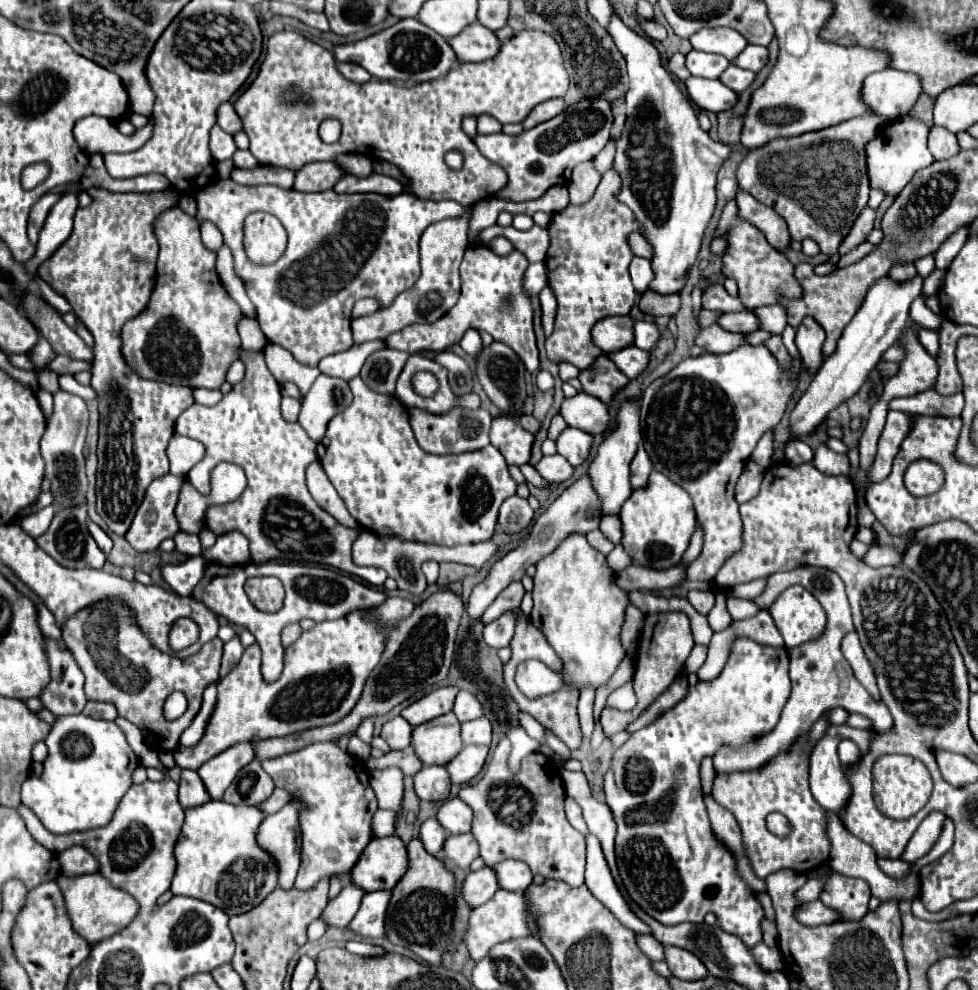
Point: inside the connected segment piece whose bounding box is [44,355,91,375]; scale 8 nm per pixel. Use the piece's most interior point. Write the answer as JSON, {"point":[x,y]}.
{"point":[61,364]}

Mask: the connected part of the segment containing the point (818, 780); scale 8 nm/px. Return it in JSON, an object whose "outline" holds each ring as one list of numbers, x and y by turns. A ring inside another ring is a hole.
{"outline":[[842,725,842,727,828,727,828,733,818,741,818,745,814,747,814,753,810,757,810,791,814,795,814,799,826,809,826,811,832,811,834,815,840,817,840,813,846,809,848,801,850,801,850,795,852,795,852,785,850,781,846,779,846,773,844,773,844,765,840,763,838,755,836,755,836,747,838,747,838,741,842,737,853,736,853,741,858,745,862,756,869,752,869,746,872,738,871,732,864,729,855,729,848,725]]}

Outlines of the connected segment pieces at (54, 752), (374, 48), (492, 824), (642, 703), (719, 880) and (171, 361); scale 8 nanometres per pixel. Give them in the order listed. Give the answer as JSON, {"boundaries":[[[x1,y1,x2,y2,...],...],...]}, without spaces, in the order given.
{"boundaries":[[[80,713,80,715,64,715,64,717,58,719,56,725,52,727,52,731,50,731,50,735,48,735,48,739,46,739,46,745,48,745,48,759,44,761,44,773,42,773,42,777,30,777,30,779,26,779,22,784,20,792,21,803,28,805,30,811,42,821,42,825,44,825,50,833,54,833,54,835,66,835,66,833,76,833,76,831,88,831,88,829,104,827,104,825,112,819,114,809,118,807,118,803,120,803,120,799,124,797,124,793,130,789,130,785,132,785,132,771,138,767,138,757,136,757,134,751,130,749,126,737,124,737,124,733,122,733,122,729,120,729,114,721,88,719,88,717,82,715,82,713]],[[402,19,396,25,366,37,356,43,348,45,336,45,334,47,336,61,352,61,362,65,370,75,378,79,388,79,388,81,402,81,402,83,422,83,430,81,436,77,446,75,458,61,454,49,450,47,448,39,420,23,418,19]],[[504,737,494,751,494,759,488,761,484,769,484,777,472,779,470,783,462,785,458,793,458,797,466,801,474,811,472,835,480,843,480,857,490,867,506,859,518,859,528,863,534,875,542,875,546,879,558,879,568,883,570,887,582,885,582,865,586,865,586,837,580,831,576,831,564,815,566,793,562,787,560,769,556,769,554,763,542,753,532,753,524,757,522,771,518,775,512,775,506,767,508,753,510,753,510,741]],[[666,611,666,613,648,613,642,629,642,647,636,659,636,673,634,673,634,691,638,697,638,705,628,711,616,711,616,709,604,709,600,715,600,723,604,727,604,733,608,737,624,731,636,717,640,717,642,711,646,711,670,685,672,681,682,673,684,661,688,659,690,651,694,647,692,631,690,631,690,619,682,611]],[[736,637,728,661,714,681,698,681,698,685,690,687,686,699,678,703,678,707,672,707,652,725,632,733,632,739,616,749,612,765,604,775,604,793,618,825,616,861,620,877,630,897,660,923,702,923,706,913,714,913,720,927,738,935,748,947,754,947,762,941,760,923,764,919,764,909,754,897,754,891,740,877,734,855,722,847,722,843,718,843,712,831,702,801,700,763,706,755,716,753,722,745,740,747,750,739,772,731,788,695,790,677,786,647,764,647,748,637]],[[180,207,170,209,170,211,162,213,162,215,156,219,156,235,158,235,158,243,160,243,160,253,158,253,158,263,156,263,154,289,152,289,152,295,150,295,150,301,148,301,146,309,144,309,140,315,136,315,134,319,130,319,130,321,124,325,124,329,122,329,122,341,124,341,122,353,124,353,124,359,128,361,128,365,130,365,138,375,148,377,148,379,158,379,158,381,162,379,164,383,188,385,188,387,194,387,194,389,198,389,198,387,218,389,218,387,226,381,226,371,228,371,228,367,230,367,236,359,240,359,240,345,242,345,242,343,240,343,240,335,238,335,238,329,236,329,236,327,238,327,238,321,240,321,242,317,246,317,246,315,244,315,244,311,238,307,238,303,236,303,234,299,230,299,230,295,226,293,226,289,224,289,224,285,222,285,222,281,220,281,220,277,218,277,218,273,216,273,216,253,204,247,204,243,202,243,202,239,200,239,200,227,198,227,198,221,196,221,194,217,186,215]]]}

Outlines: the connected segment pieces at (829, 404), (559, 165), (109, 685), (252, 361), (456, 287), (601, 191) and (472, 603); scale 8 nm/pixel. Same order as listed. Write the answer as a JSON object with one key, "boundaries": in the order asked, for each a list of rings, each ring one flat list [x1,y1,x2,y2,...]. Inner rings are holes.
{"boundaries":[[[890,277,880,279,870,287,870,293,864,299,864,305,854,315,850,325,844,329,838,349,834,355,826,357,820,371,814,375,810,387,802,393,796,407,790,413,790,437,802,437,812,435,828,417,832,409,848,401,868,379,868,375,874,371,876,363,882,359,882,353,898,343,908,329,908,311,912,301,922,295,922,277,914,277,906,283,894,283]],[[582,99,580,103,574,105,574,113,560,113,556,115,554,119,550,121,544,121,540,125,536,125,534,129,528,129,516,137,510,137,510,135,504,135,504,133,496,133,496,135,478,135,474,139,476,147,480,149,482,155,488,155,494,163,502,165,504,171,508,173,508,183,500,189,500,193,496,197,500,199,506,199,506,201,530,201,530,199,538,199,542,197,550,187,554,185,566,185,568,179,570,179,570,173,572,169,582,163,582,161,590,161,594,159,602,149,604,145,608,143,610,139,610,131,612,131,612,121,614,121,614,115,612,115,612,109,610,109,610,103,606,99]],[[102,599,98,603,92,603,84,609,80,609,76,615,72,615,70,619,66,619,62,623,62,639,64,643,68,643,72,655,74,655,74,661,78,663,80,671,84,673,86,677,86,685,84,685,84,691,86,691,86,697,88,699,94,699,94,701,112,701,116,707,118,707,118,715,128,719,130,723,134,723,144,735,144,743,162,753,164,751,172,751,178,747,178,739,182,735,182,731,192,723,192,719,196,717,196,709,200,707,200,701,202,701,202,693,208,685,212,683,218,683,220,679,220,661,222,661,222,641,218,637,214,637,210,643,206,643,196,655,188,657,188,659,178,659,178,657,170,657,162,651,158,651,150,639,146,635,142,635,142,629,136,625,134,617,128,617,128,607,118,601,118,599],[174,691,182,691,188,699,188,711,184,713,184,717,178,717,176,721,168,721,162,713,162,707,164,707,164,701,170,693]],[[242,351,242,361,246,363,246,377,232,387,228,395,214,407,192,405,182,412,176,420,175,433,185,435,205,444,206,455,200,463,196,463,188,471,188,481,204,495,210,493,210,473,220,461,236,463,244,469,248,477,246,491,228,505,210,507,206,511,206,525,212,533,224,535,228,531,240,531,250,541,250,561,252,563,266,563,272,559,300,559,300,553,294,551,280,551,262,531,262,517,266,517,268,503,272,499,288,499,304,507,318,523,324,527,334,543,330,551,324,553,310,553,308,561,336,567,344,573,356,575,368,581,374,587,382,587,386,581,386,571,376,567,358,567,352,563,350,549,352,541,358,537,358,529,350,529,340,525,330,513,318,507,306,487,306,469,316,459,316,443,308,437,308,433,300,427,300,423,288,423,280,415,280,385,268,371,262,353,246,353]],[[468,215,464,219,450,219,440,221,432,229,426,229,420,239,420,257,422,257,422,275,416,281,414,287,406,289,402,295,398,295,398,301,394,301,388,309,378,309,374,315,358,317,352,321,352,337,354,343,360,345,364,341,372,339,386,339,388,335,412,325,412,323,430,323,446,315,460,296,460,271,462,255,468,245]],[[610,167,592,195,584,205,568,205,566,209,552,215,548,225,550,249,546,255,548,287,554,291,558,301,554,333,546,339,546,353,552,363,572,363,580,371,588,369,602,353,592,343,592,327,612,315,628,315,636,301,636,291,630,281,628,265,634,253,628,245,628,235,638,231,642,225,634,213,616,199,622,189,622,179,614,167]],[[588,475,578,479,576,483,572,483,534,523,532,527,532,533,524,539,522,545,518,545,514,551,510,551,506,557,502,557,500,561,494,563,494,567,490,569,488,577,474,587,472,595,470,595,470,601,468,601,468,615,472,621,480,619,482,613,488,609,488,605,498,597,498,593,502,589,506,589,510,583,514,581,520,581,522,575,526,573,528,565,534,565,538,563,542,557,550,555,568,535,572,533,580,533,580,535,586,535,588,531,594,531,598,529,600,525,600,515,598,515,598,495,594,495,594,489,590,487,590,479]]]}

